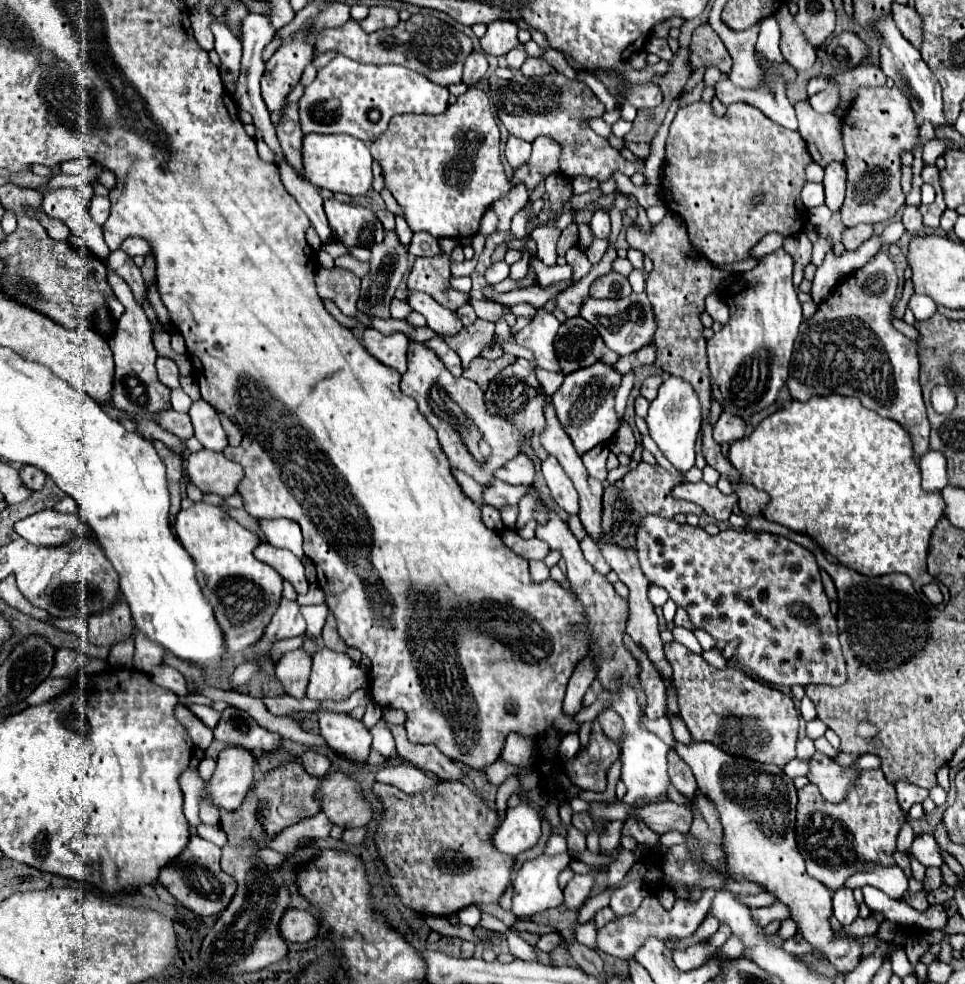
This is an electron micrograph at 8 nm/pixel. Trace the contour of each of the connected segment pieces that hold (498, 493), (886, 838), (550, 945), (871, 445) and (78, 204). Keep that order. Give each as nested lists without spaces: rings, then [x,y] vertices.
[[[492,479],[488,487],[484,487],[482,499],[486,505],[502,509],[506,505],[518,505],[518,501],[526,495],[526,487],[512,487],[500,479]]]
[[[868,769],[860,775],[858,787],[844,803],[828,803],[814,783],[798,791],[796,807],[796,843],[806,861],[810,877],[818,879],[830,889],[840,889],[844,881],[858,873],[862,863],[878,861],[880,865],[894,865],[892,853],[896,851],[896,837],[904,823],[904,811],[898,805],[896,789],[886,781],[880,769]]]
[[[546,933],[546,935],[542,935],[540,939],[538,939],[538,943],[536,943],[536,947],[540,949],[540,951],[546,951],[546,953],[550,953],[556,945],[560,943],[560,937],[556,935],[556,933]]]
[[[812,397],[804,403],[794,401],[790,407],[768,415],[752,435],[730,447],[728,459],[748,483],[770,495],[770,503],[764,507],[766,519],[794,531],[806,531],[840,563],[864,575],[906,573],[914,581],[920,600],[932,607],[922,593],[922,585],[934,580],[926,569],[926,555],[932,529],[944,517],[946,503],[940,491],[922,489],[912,439],[900,423],[866,409],[856,397]]]
[[[84,183],[78,187],[60,187],[44,195],[42,209],[50,217],[64,221],[72,229],[72,233],[80,235],[86,241],[94,255],[104,259],[110,255],[110,249],[104,243],[102,227],[92,223],[92,217],[88,215],[88,203],[92,197],[94,197],[92,183]]]

